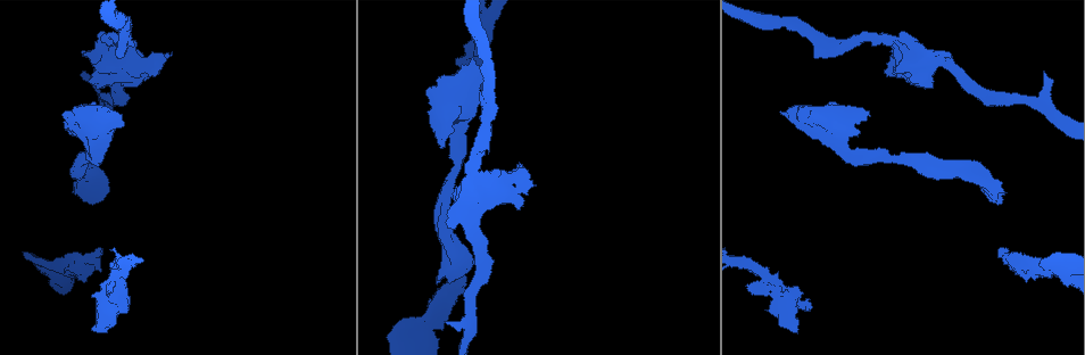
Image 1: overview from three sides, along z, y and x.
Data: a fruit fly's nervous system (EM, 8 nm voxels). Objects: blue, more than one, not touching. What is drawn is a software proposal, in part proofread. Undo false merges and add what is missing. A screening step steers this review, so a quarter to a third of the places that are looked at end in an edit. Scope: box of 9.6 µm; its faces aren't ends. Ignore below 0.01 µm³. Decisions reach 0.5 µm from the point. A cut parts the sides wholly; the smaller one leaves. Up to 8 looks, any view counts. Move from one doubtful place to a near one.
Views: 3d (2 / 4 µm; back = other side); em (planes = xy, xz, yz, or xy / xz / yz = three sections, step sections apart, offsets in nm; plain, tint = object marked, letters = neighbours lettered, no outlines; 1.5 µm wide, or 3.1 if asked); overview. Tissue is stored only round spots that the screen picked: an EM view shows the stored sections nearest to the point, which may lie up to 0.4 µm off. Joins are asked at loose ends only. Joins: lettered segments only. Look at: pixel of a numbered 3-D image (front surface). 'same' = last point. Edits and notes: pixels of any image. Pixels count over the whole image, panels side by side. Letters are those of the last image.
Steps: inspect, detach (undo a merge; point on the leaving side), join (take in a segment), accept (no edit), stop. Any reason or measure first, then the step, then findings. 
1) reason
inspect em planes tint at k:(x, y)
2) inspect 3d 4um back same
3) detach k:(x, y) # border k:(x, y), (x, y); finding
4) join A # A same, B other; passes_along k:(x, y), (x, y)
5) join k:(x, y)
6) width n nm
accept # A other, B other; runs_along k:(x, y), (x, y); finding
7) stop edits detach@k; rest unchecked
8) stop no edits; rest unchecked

sudden change in width
inspect em planes tint at 1:(458, 94)

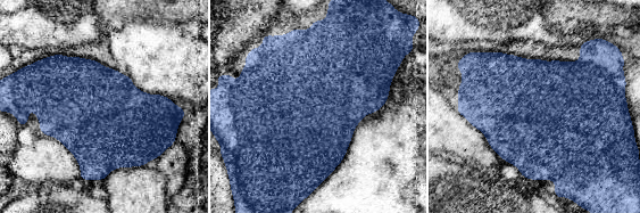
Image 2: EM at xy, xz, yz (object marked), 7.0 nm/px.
see the neighbours
inspect em planes letters same

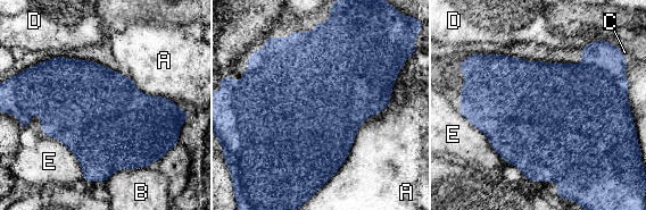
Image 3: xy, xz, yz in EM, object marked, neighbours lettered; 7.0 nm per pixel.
width 650 nm; longest_contact A 750 nm
accept # A other, B other, C other, D other, E other; continuous, no second neuron

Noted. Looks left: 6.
inspect 3d 2um back at 1:(522, 166)

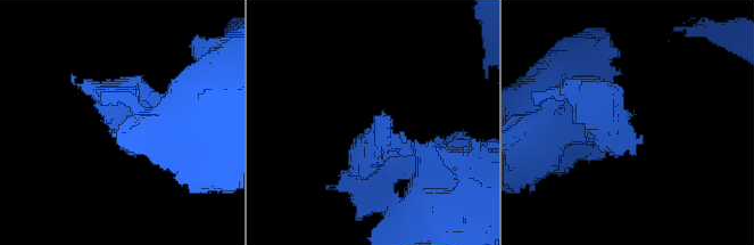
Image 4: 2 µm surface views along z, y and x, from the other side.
now the EM
inspect em planes tint at 4:(377, 118)

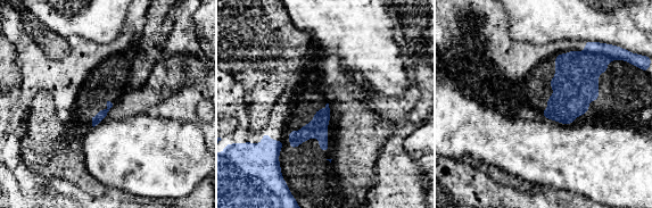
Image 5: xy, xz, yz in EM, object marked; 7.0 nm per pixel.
inspect em planes letters same

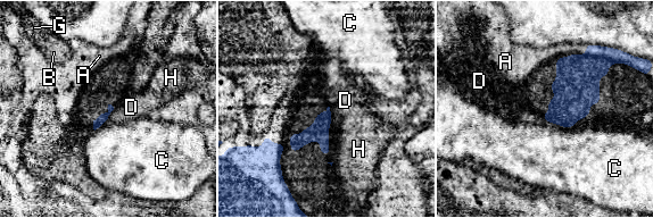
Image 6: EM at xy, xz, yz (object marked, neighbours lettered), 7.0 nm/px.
accept # A other, B other, C other, D other, G other, H other; border 6:(329, 107), (332, 119); none of them fits

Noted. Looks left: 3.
inspect 3d 4um at 1:(454, 286)

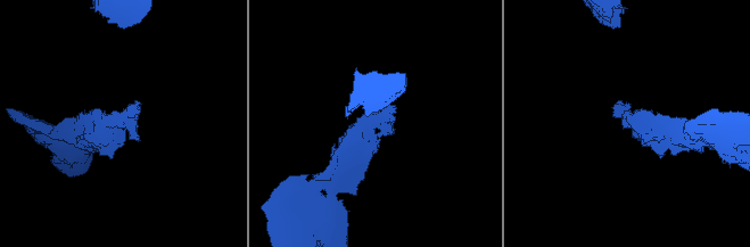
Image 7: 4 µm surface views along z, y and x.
inspect em planes plain at 7:(374, 121)

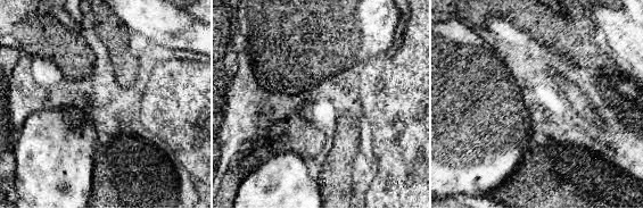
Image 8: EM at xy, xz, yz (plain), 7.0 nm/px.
inspect em planes letters same

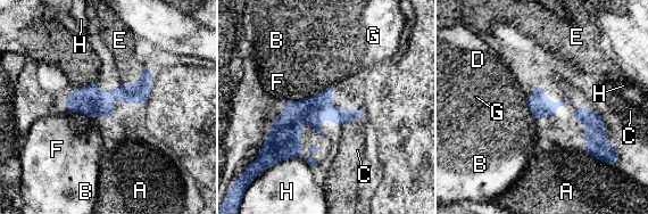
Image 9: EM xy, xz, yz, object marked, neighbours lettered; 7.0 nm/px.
width 160 nm
accept # A other, B other, C other, D other, E other, F other, G other, H other; border 9:(333, 84), (305, 98); all the same neuron

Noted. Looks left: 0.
stop no edits; rest unchecked

